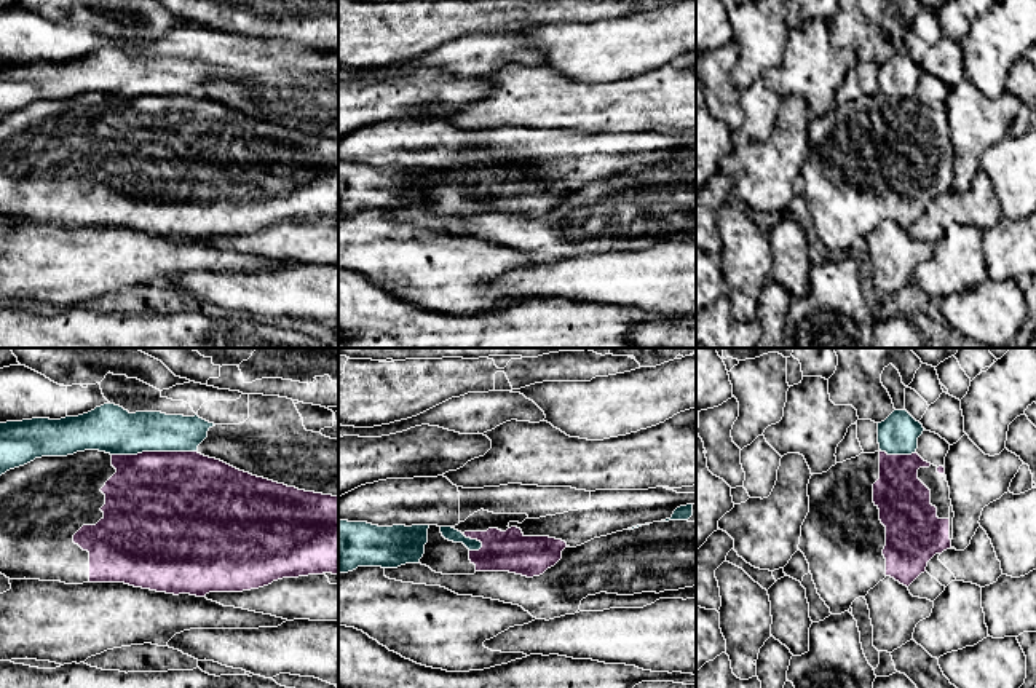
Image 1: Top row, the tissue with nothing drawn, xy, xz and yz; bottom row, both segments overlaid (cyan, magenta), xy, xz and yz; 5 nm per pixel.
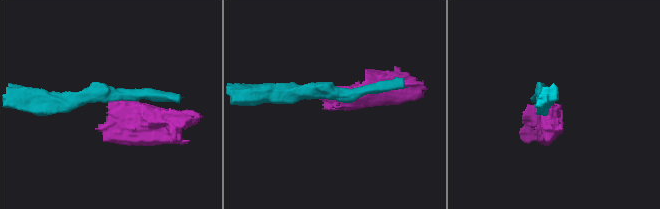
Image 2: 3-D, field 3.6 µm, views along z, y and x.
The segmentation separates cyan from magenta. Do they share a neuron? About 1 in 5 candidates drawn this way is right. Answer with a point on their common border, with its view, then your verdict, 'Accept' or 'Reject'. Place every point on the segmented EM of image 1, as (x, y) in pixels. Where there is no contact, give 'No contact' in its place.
Touches cyan at xy (154, 450). Reject

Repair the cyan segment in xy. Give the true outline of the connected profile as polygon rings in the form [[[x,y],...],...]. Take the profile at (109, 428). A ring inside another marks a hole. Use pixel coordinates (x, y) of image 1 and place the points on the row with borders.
[[[104,404],[94,410],[61,420],[32,418],[0,423],[0,476],[42,457],[67,457],[85,450],[110,455],[137,455],[142,452],[198,452],[198,445],[216,426],[198,415],[166,415],[161,412],[129,413],[120,405]]]

